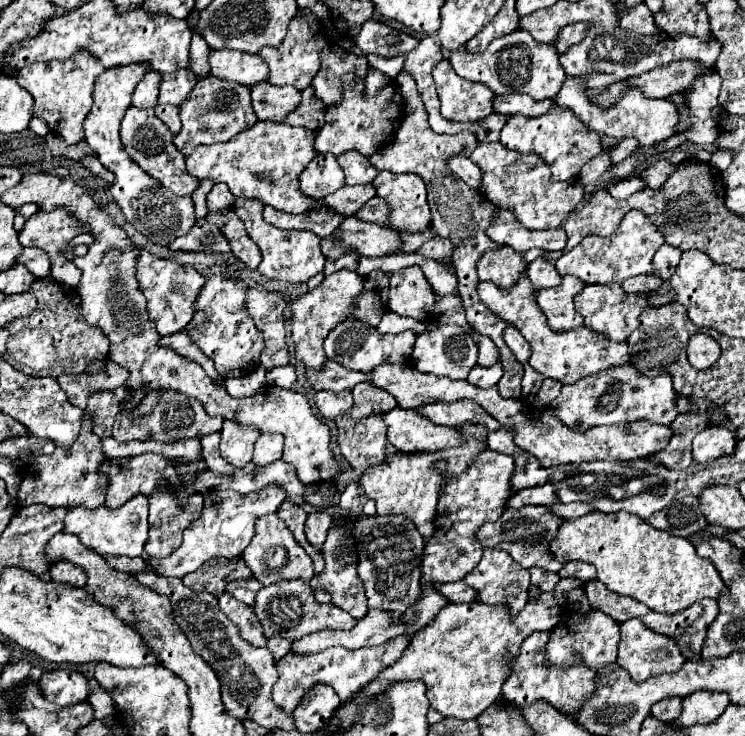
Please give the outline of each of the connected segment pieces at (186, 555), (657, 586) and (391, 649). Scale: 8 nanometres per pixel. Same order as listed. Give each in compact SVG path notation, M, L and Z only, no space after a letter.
M264 487L264 491L258 491L252 495L240 495L234 491L212 491L206 497L200 517L190 527L184 529L182 545L170 557L162 561L156 561L148 555L142 555L142 557L148 559L148 563L156 563L156 567L160 565L160 571L156 573L168 575L168 577L184 577L186 573L196 571L196 567L200 567L202 563L214 557L236 557L248 547L250 539L254 537L256 521L268 513L276 513L278 505L284 499L286 495L284 491L280 491L280 487Z
M586 513L576 519L564 519L556 537L550 541L550 553L556 561L568 557L596 567L596 579L612 593L628 595L658 613L678 613L704 597L728 593L714 565L696 555L696 547L684 539L668 535L644 519L616 513Z
M406 635L390 639L388 643L380 645L380 647L364 647L364 649L344 649L344 647L332 647L328 651L316 653L316 655L284 655L276 667L278 667L278 681L272 689L272 701L286 713L292 715L294 713L294 705L300 703L300 697L304 695L304 691L308 691L308 687L316 685L316 683L326 683L330 685L338 697L342 701L350 699L352 695L356 695L364 685L368 685L372 679L376 679L376 675L380 675L384 669L392 667L392 663L396 663L396 659L400 659L400 655L404 653L404 647L408 647L410 639Z

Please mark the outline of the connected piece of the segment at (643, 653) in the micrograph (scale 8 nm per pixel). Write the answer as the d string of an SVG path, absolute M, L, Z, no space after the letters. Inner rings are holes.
M628 619L620 623L620 645L618 645L618 659L616 663L630 673L636 681L646 681L650 677L658 677L664 673L676 673L684 665L684 657L680 653L678 643L672 637L654 633L648 629L640 619Z

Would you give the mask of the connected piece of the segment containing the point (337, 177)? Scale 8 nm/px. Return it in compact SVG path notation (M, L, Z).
M316 155L314 161L300 175L300 189L304 195L324 199L344 185L344 173L334 155Z

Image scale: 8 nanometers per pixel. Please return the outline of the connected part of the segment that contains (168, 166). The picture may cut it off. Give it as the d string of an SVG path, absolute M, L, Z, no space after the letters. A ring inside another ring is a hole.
M128 107L120 125L120 137L130 159L136 161L160 185L170 187L174 195L178 197L192 195L192 191L200 185L200 179L188 175L184 167L184 155L176 149L176 145L172 143L172 133L168 131L168 127L164 127L164 123L160 123L160 119L156 119L154 111L140 111L140 109Z

